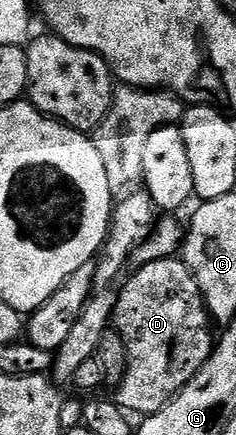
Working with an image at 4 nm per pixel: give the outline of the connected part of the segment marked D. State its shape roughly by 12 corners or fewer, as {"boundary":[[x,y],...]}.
{"boundary":[[175,256],[122,283],[124,411],[165,408],[215,349],[199,281]]}

